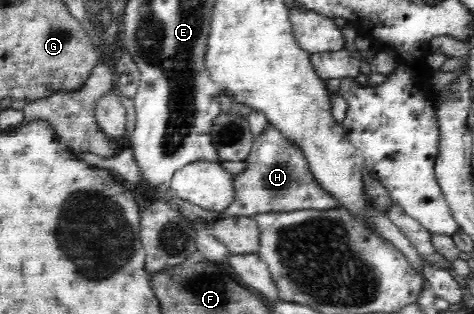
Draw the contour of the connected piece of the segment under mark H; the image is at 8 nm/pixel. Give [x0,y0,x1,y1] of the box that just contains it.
[225,125,339,217]

